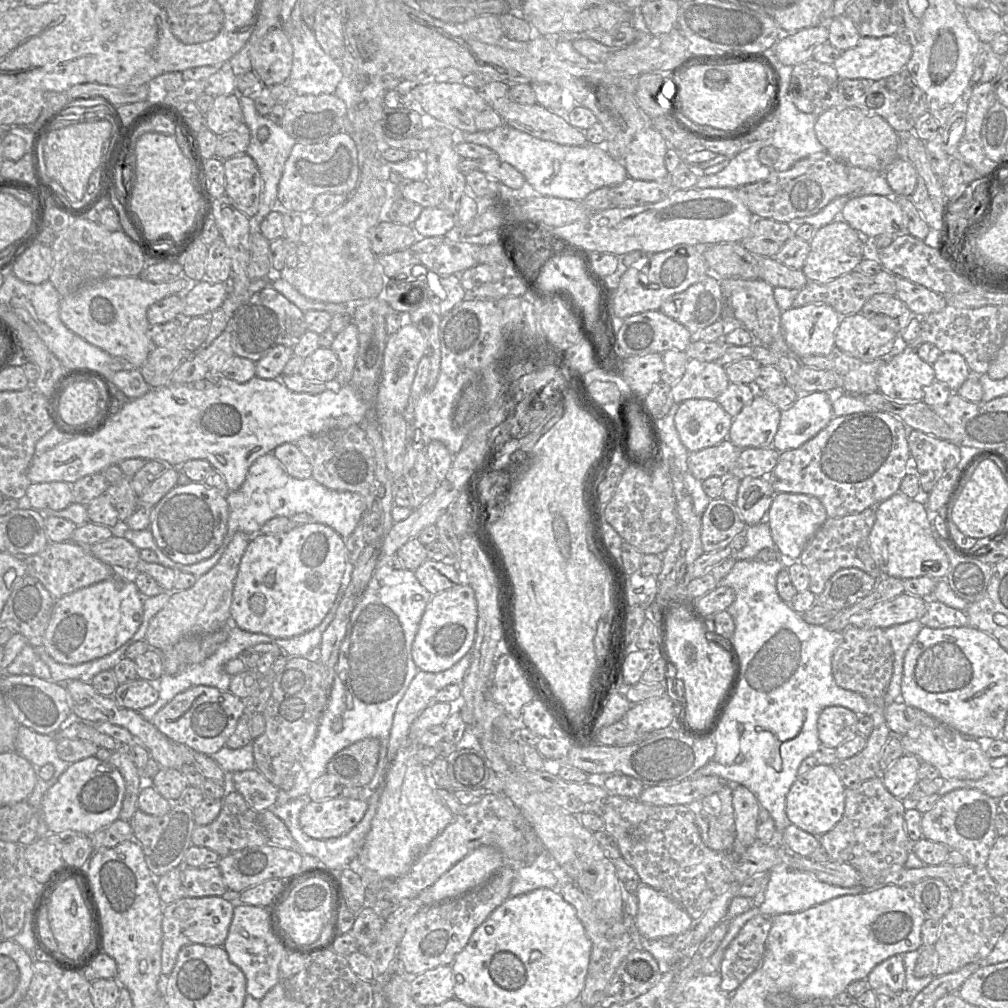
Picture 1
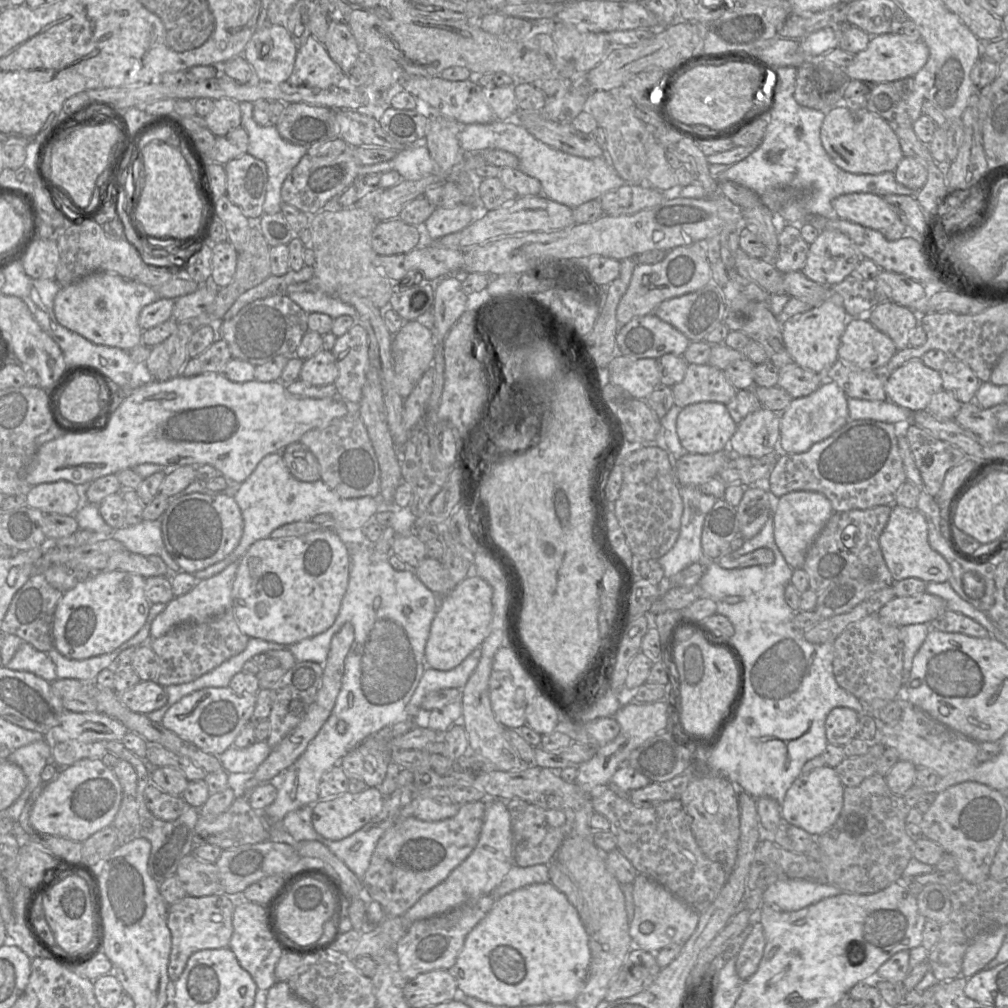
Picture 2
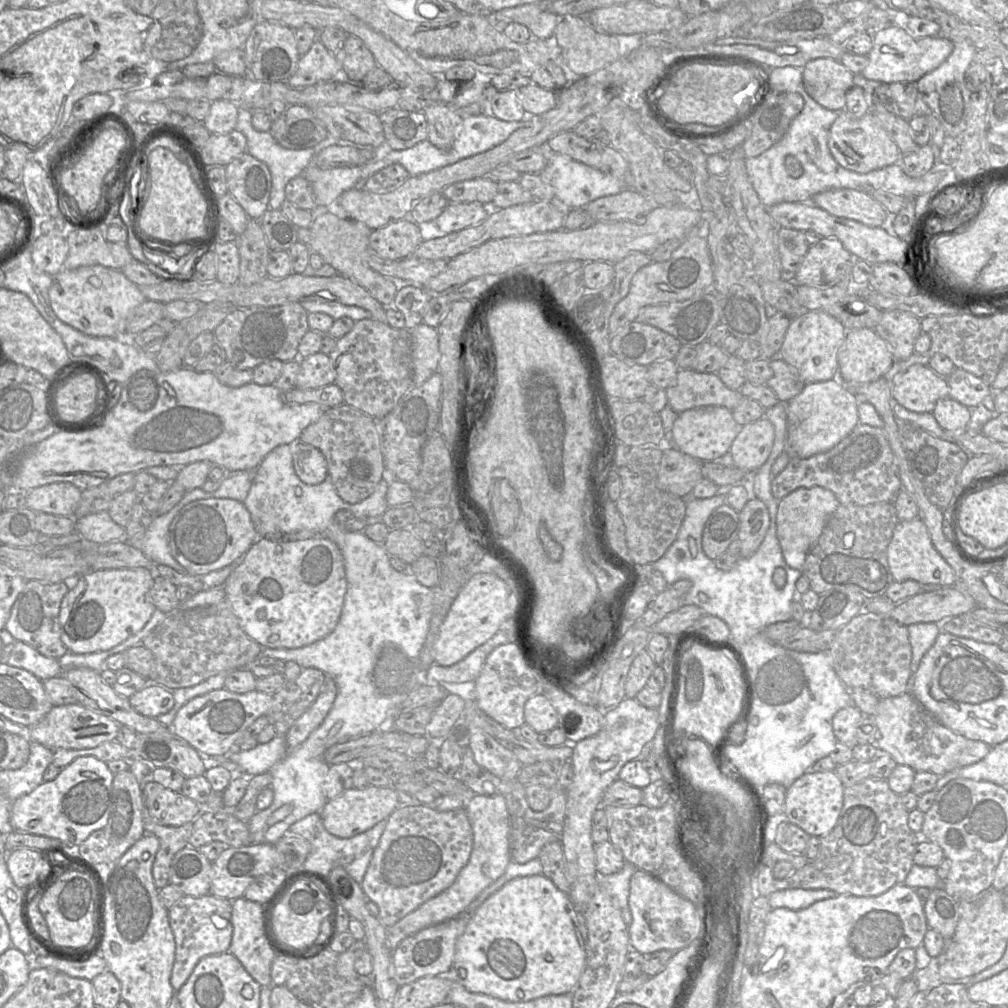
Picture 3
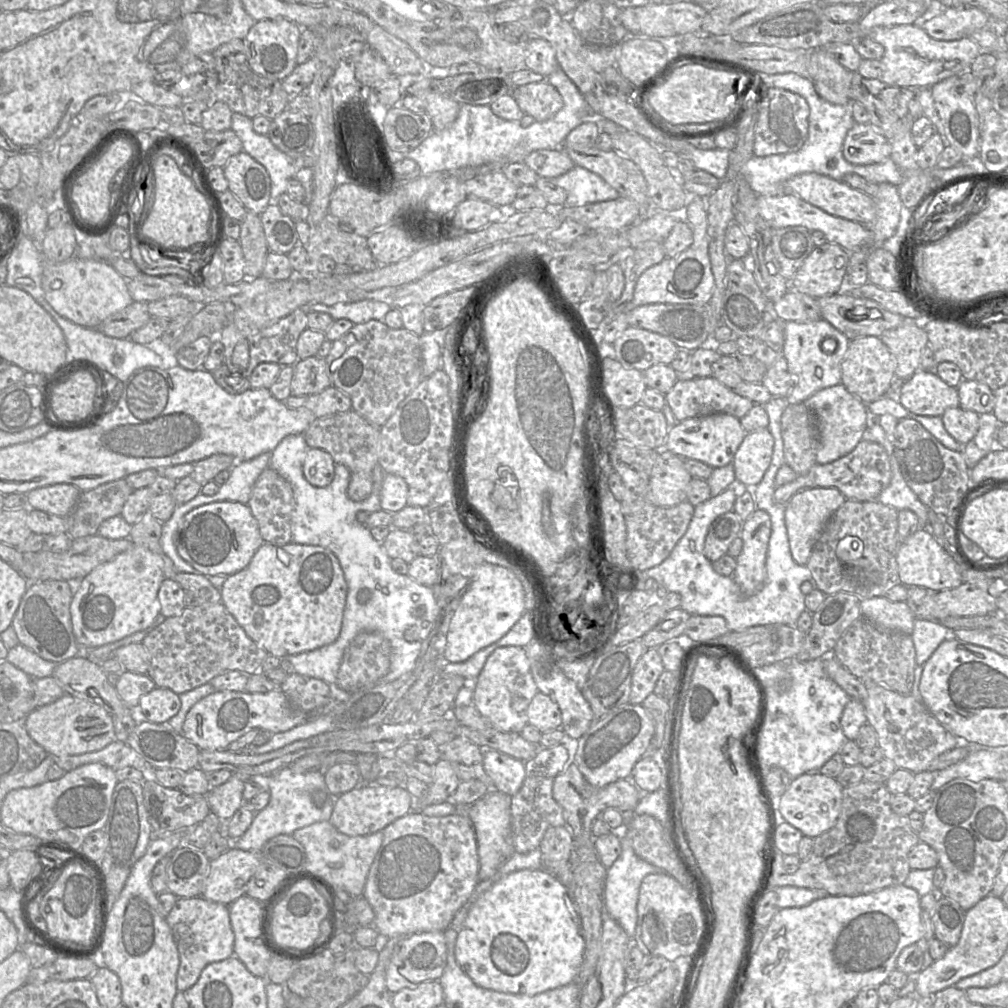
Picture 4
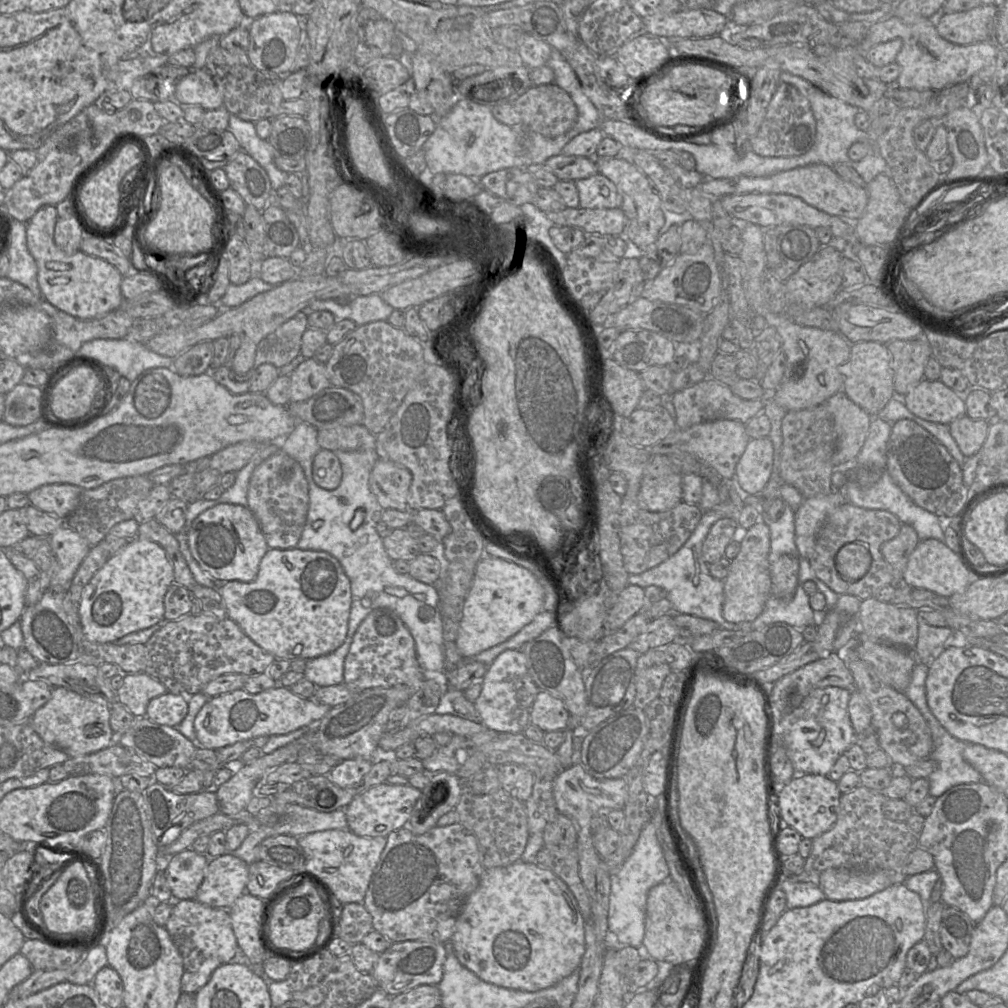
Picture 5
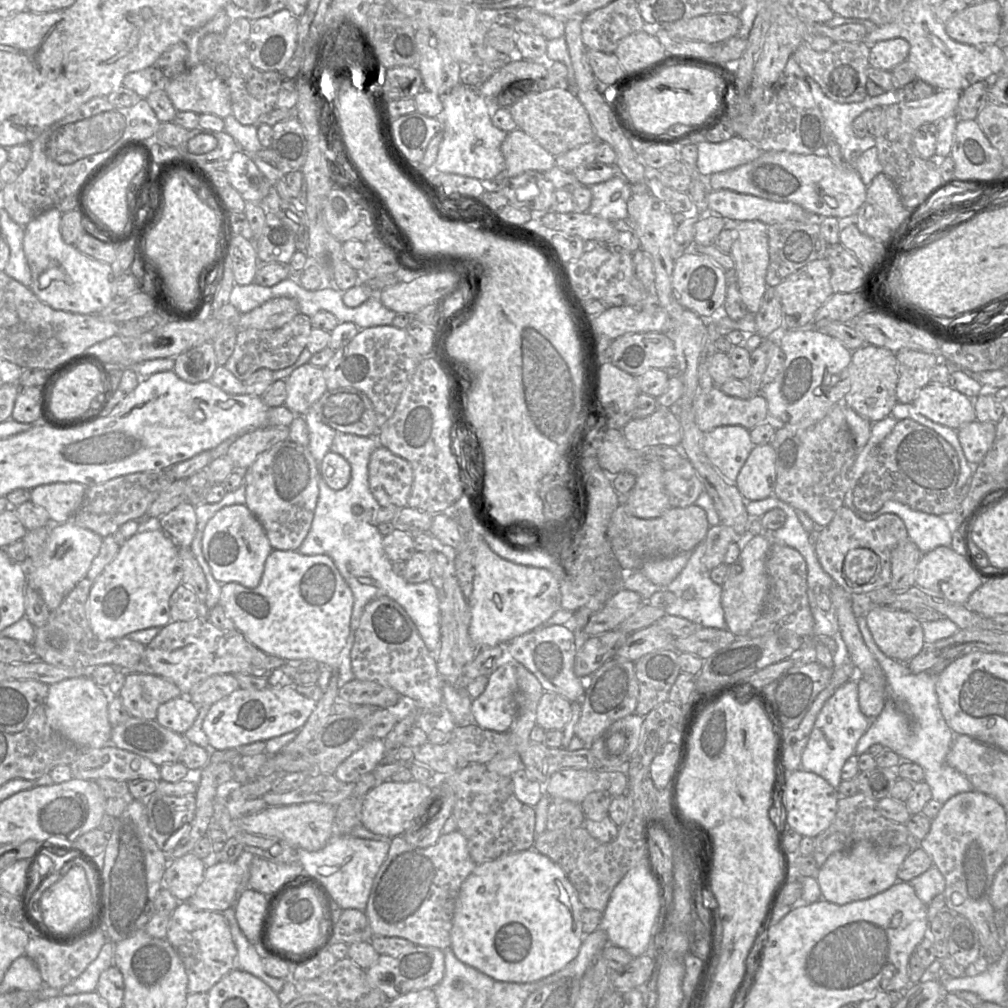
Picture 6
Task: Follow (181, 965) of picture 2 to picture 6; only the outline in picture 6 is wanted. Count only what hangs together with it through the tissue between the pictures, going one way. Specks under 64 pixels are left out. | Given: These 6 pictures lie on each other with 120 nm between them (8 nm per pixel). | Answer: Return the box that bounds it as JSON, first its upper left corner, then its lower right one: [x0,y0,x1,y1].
[166,902,237,994]

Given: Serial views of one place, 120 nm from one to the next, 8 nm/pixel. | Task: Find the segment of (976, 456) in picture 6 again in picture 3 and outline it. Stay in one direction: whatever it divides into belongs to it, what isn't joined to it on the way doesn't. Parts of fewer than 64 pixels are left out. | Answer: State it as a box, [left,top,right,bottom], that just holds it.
[932,396,971,434]

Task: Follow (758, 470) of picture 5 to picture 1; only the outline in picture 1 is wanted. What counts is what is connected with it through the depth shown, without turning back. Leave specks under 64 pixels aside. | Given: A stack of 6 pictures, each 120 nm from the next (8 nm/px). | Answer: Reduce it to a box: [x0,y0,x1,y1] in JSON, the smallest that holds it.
[727,392,781,450]

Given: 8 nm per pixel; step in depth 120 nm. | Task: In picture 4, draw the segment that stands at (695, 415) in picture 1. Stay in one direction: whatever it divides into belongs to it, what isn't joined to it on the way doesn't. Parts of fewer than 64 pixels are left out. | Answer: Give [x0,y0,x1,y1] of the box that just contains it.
[664,413,745,468]

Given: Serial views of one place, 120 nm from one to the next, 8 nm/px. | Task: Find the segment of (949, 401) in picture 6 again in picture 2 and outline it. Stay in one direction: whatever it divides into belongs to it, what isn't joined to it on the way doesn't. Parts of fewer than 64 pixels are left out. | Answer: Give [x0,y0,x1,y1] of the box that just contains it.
[885,358,943,412]

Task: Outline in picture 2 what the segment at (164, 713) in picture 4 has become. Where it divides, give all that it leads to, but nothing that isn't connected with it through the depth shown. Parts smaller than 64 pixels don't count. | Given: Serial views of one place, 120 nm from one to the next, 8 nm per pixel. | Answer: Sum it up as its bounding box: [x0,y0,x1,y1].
[118,681,168,715]

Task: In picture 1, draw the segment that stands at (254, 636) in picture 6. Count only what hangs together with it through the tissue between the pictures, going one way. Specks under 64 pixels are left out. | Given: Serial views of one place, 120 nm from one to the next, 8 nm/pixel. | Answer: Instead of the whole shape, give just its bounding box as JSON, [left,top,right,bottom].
[231,522,347,638]

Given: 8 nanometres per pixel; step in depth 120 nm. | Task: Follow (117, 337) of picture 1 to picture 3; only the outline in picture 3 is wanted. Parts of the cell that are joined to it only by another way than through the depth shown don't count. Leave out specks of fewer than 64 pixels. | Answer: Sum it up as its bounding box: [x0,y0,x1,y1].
[49,265,147,344]

